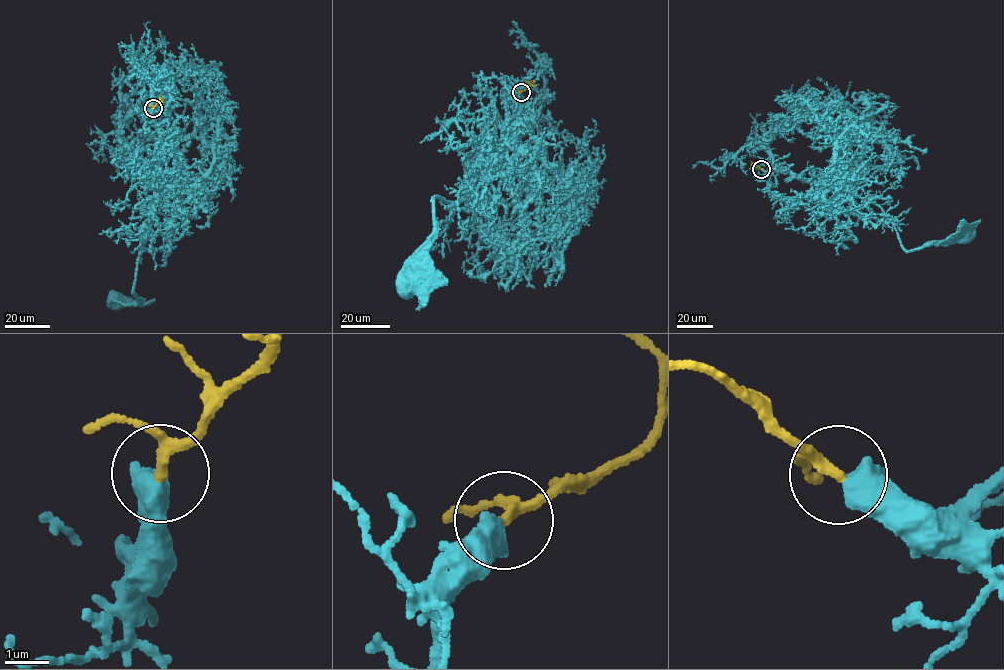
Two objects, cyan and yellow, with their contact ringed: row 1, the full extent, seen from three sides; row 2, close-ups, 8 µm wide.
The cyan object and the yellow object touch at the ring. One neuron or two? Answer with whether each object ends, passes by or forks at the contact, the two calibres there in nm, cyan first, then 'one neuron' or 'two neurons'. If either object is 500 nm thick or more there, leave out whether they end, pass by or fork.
calibres 650 and 200 nm; one neuron

